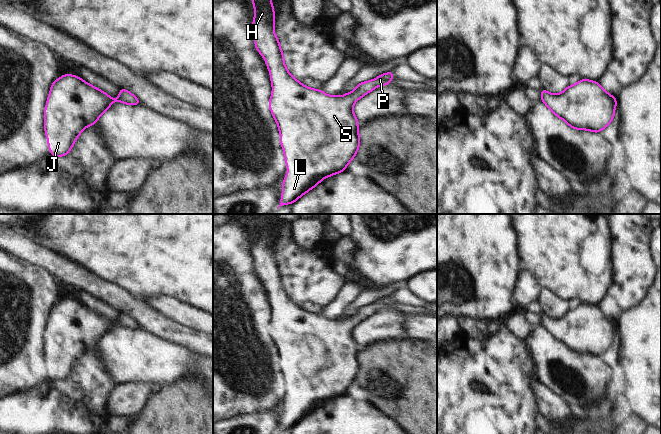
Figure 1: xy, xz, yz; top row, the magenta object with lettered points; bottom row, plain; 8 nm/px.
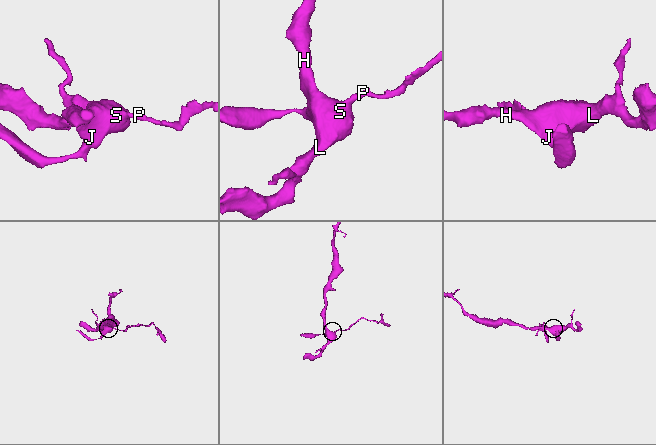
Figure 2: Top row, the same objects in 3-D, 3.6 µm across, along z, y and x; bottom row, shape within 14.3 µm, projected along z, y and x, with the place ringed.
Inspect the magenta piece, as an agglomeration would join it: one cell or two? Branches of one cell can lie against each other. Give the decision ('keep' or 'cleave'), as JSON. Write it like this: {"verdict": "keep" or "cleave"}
{"verdict": "keep"}

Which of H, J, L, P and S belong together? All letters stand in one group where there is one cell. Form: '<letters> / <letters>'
H J L P S

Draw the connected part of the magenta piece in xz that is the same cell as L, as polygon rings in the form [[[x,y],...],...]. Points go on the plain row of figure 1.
[[[252,214],[254,243],[252,256],[255,272],[262,279],[270,296],[272,319],[270,335],[278,349],[280,368],[288,393],[282,405],[280,430],[293,428],[301,420],[316,411],[323,403],[346,394],[360,371],[358,342],[353,336],[354,327],[363,320],[383,309],[391,309],[394,297],[387,296],[373,304],[359,307],[356,312],[342,320],[331,320],[322,314],[309,312],[295,303],[284,287],[284,278],[274,256],[275,231],[271,227],[269,214]]]

